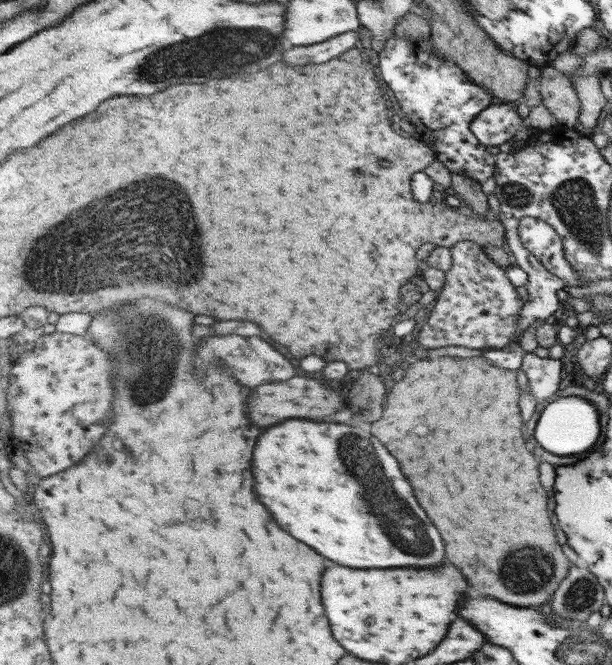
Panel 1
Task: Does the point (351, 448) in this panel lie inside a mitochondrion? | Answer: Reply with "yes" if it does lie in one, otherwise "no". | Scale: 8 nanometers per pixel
yes

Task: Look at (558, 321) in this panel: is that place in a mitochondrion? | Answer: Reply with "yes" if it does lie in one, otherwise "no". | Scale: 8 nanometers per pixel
no

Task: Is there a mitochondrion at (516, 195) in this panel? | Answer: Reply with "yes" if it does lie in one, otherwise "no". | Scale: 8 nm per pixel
yes

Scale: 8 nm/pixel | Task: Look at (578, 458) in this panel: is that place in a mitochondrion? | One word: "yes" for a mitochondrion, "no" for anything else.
no

